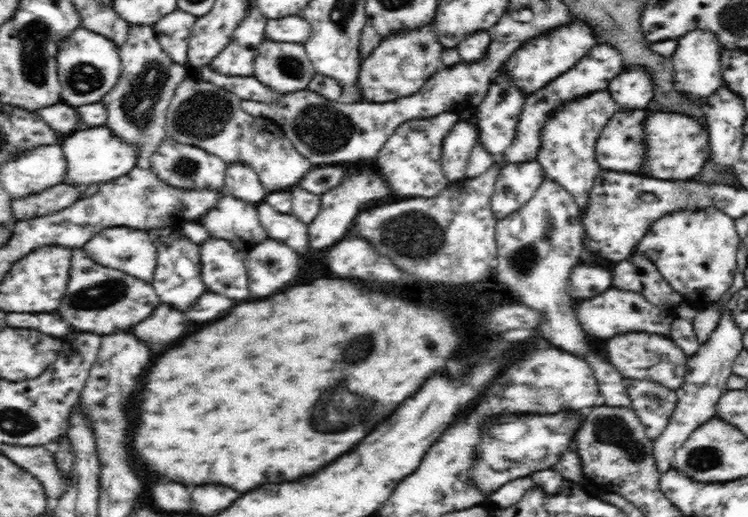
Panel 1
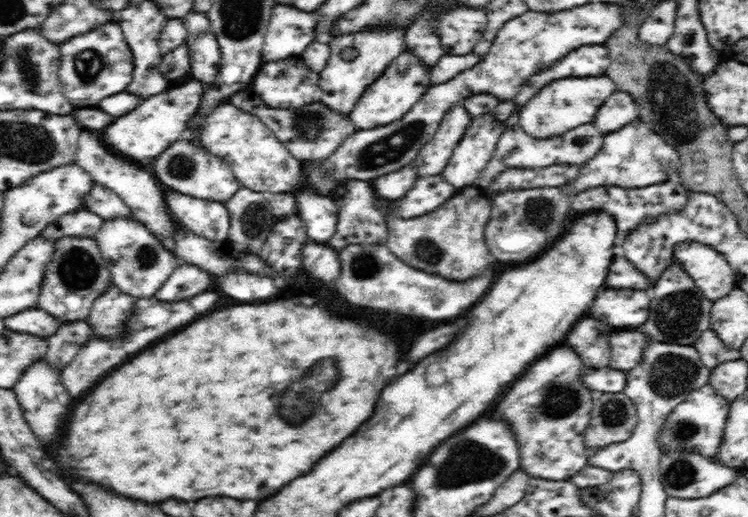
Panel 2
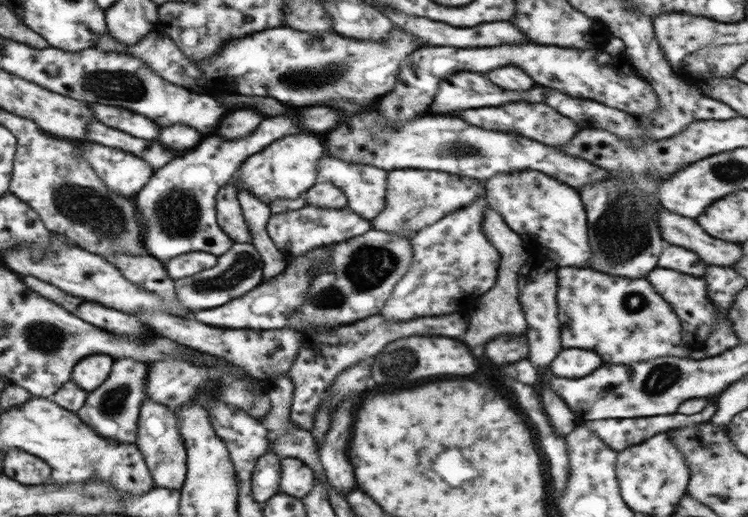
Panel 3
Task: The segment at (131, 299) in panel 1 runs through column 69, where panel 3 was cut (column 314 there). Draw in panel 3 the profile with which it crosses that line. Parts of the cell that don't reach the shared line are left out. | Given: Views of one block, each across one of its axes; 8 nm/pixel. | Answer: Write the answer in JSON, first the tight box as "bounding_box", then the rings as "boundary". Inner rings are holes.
{"bounding_box":[290,228,413,328],"boundary":[[[372,228],[360,236],[328,245],[328,249],[331,260],[322,264],[316,273],[312,268],[310,296],[302,308],[292,314],[290,328],[296,328],[302,322],[350,324],[378,314],[390,298],[396,283],[405,276],[413,263],[413,248],[408,239]]]}

